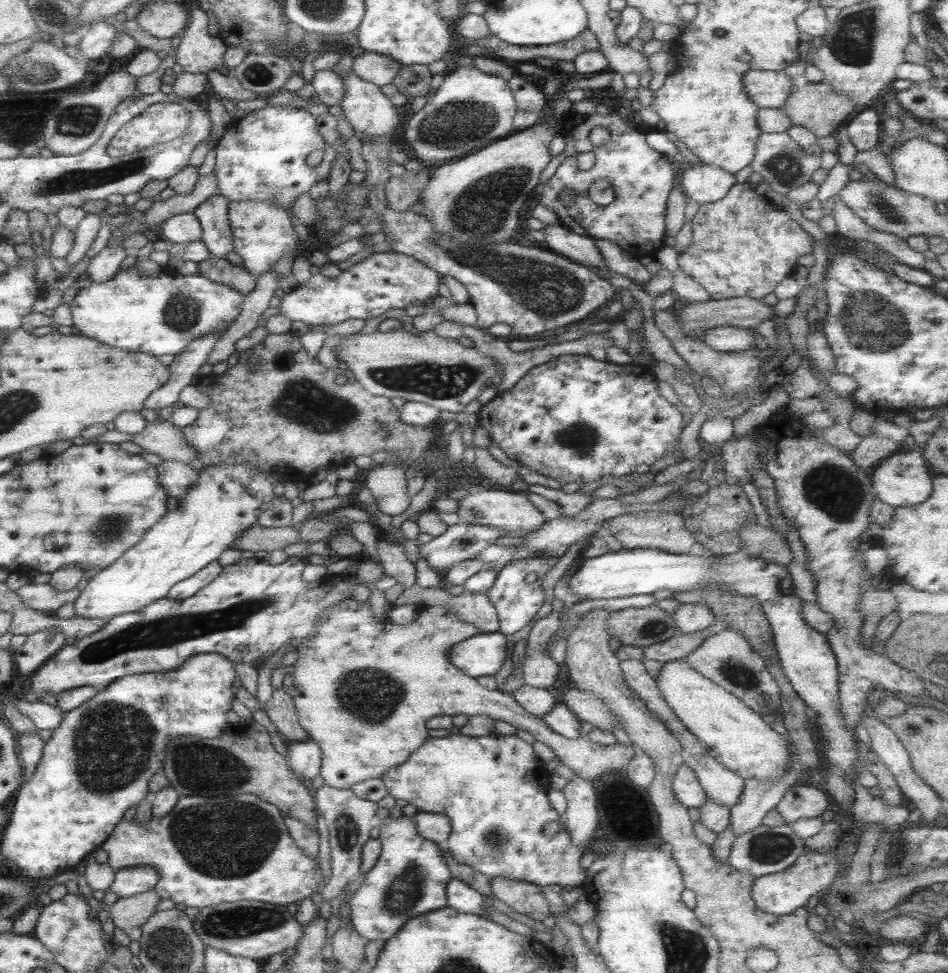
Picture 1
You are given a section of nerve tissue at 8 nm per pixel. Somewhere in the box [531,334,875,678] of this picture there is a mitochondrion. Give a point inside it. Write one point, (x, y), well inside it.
(837, 490)

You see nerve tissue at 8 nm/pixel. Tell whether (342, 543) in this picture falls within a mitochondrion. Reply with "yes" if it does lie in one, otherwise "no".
yes

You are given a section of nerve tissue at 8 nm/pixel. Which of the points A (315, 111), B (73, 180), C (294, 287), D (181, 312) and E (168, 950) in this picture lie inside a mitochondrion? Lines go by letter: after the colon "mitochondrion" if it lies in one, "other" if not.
A: other
B: mitochondrion
C: other
D: mitochondrion
E: mitochondrion

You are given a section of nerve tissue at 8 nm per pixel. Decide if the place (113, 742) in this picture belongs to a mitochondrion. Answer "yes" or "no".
yes

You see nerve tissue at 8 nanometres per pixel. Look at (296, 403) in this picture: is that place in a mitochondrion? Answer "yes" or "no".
yes

